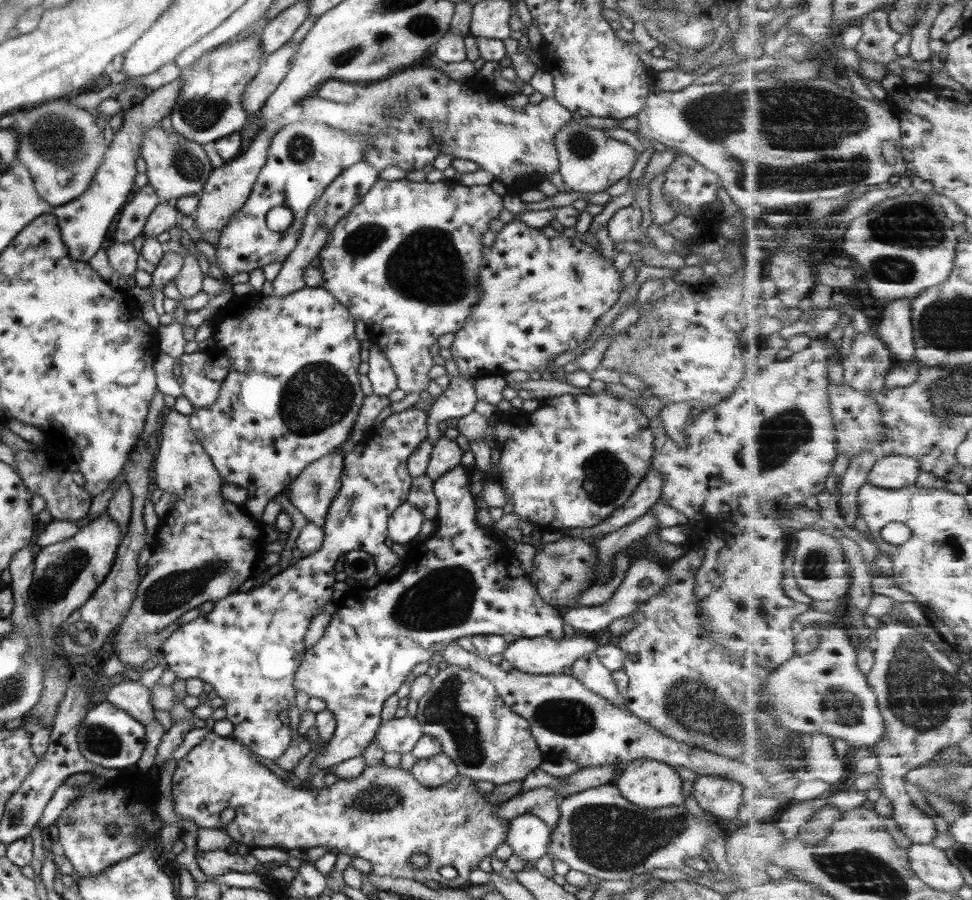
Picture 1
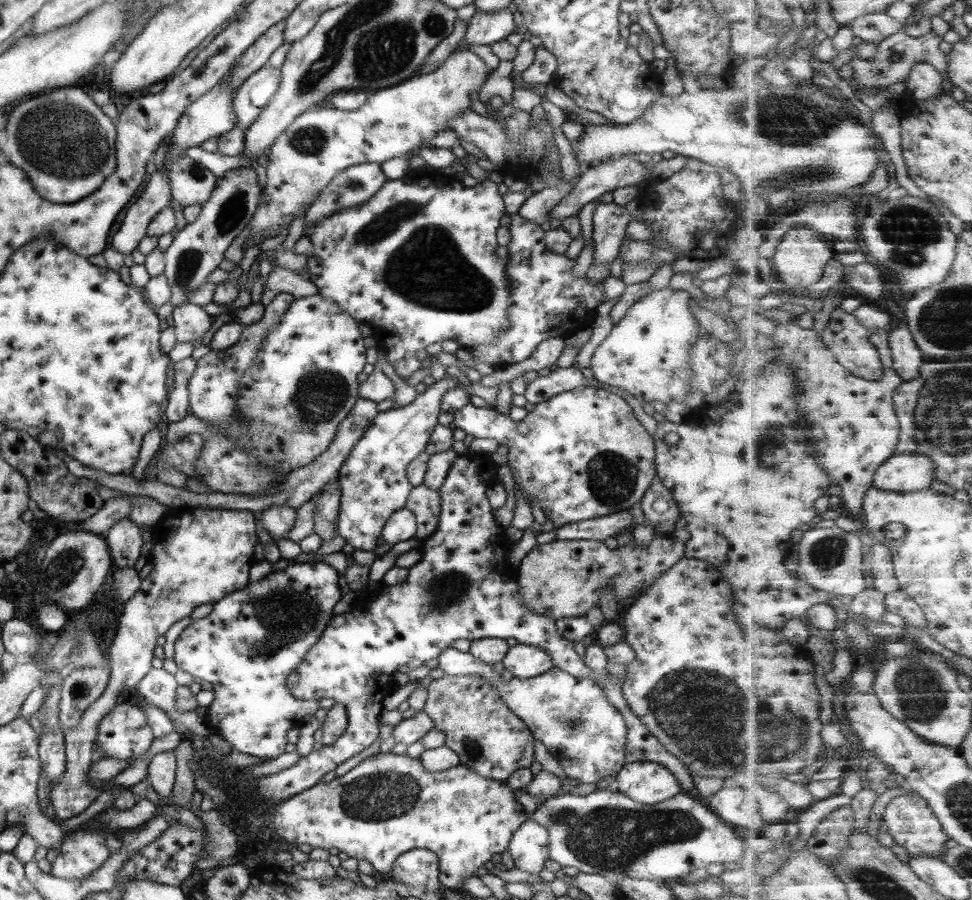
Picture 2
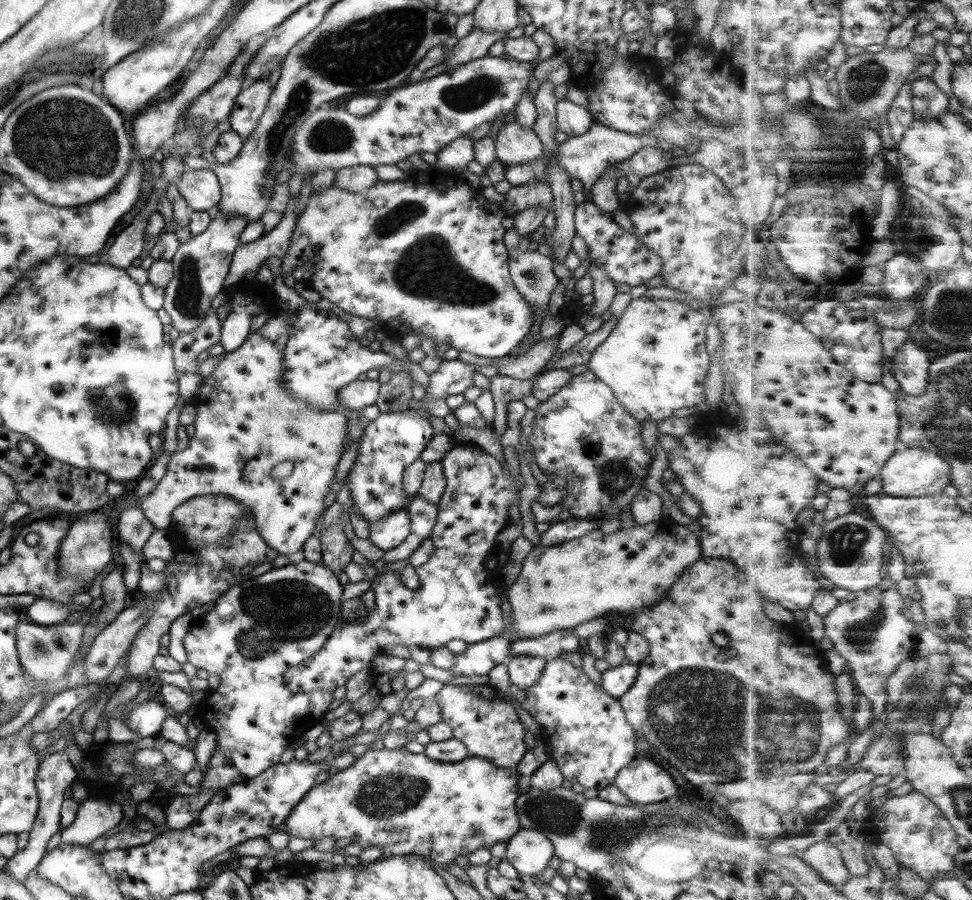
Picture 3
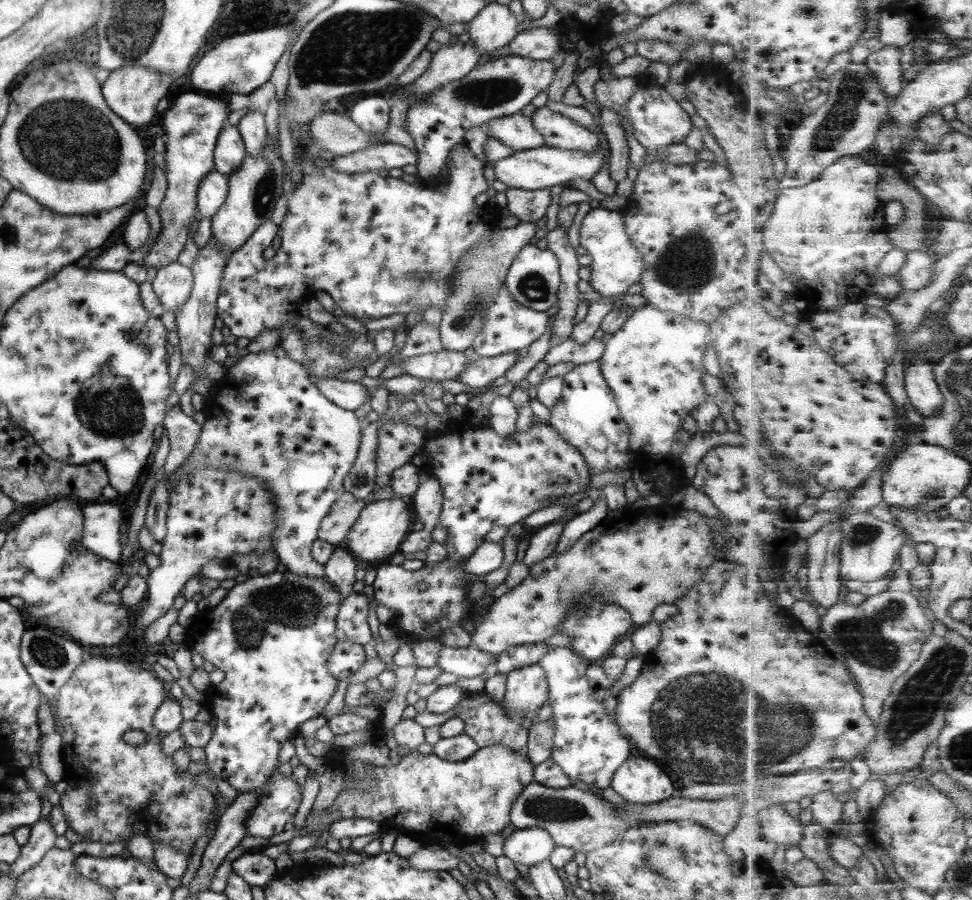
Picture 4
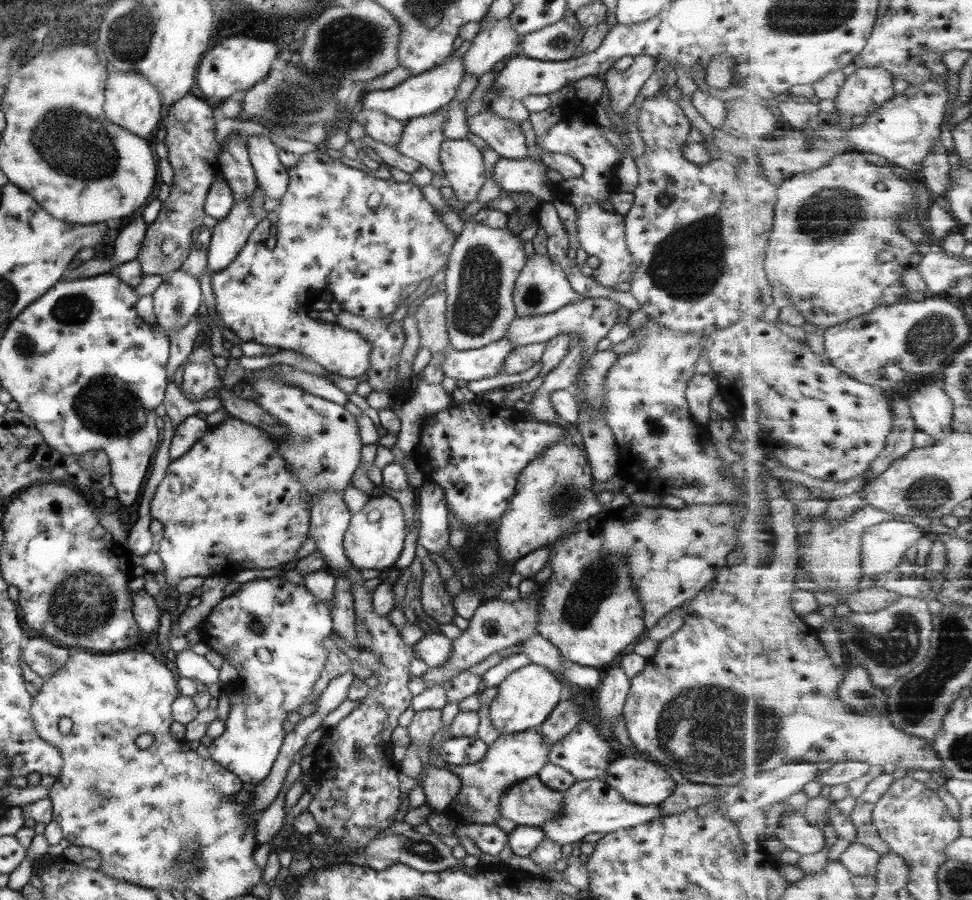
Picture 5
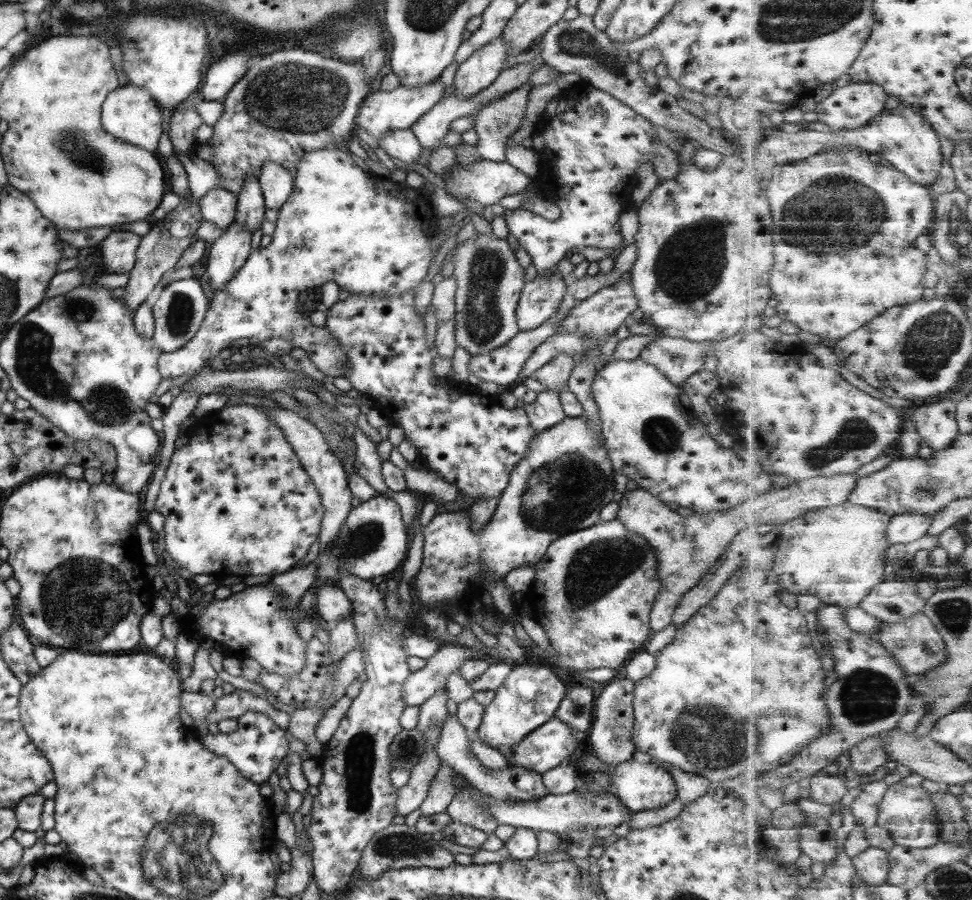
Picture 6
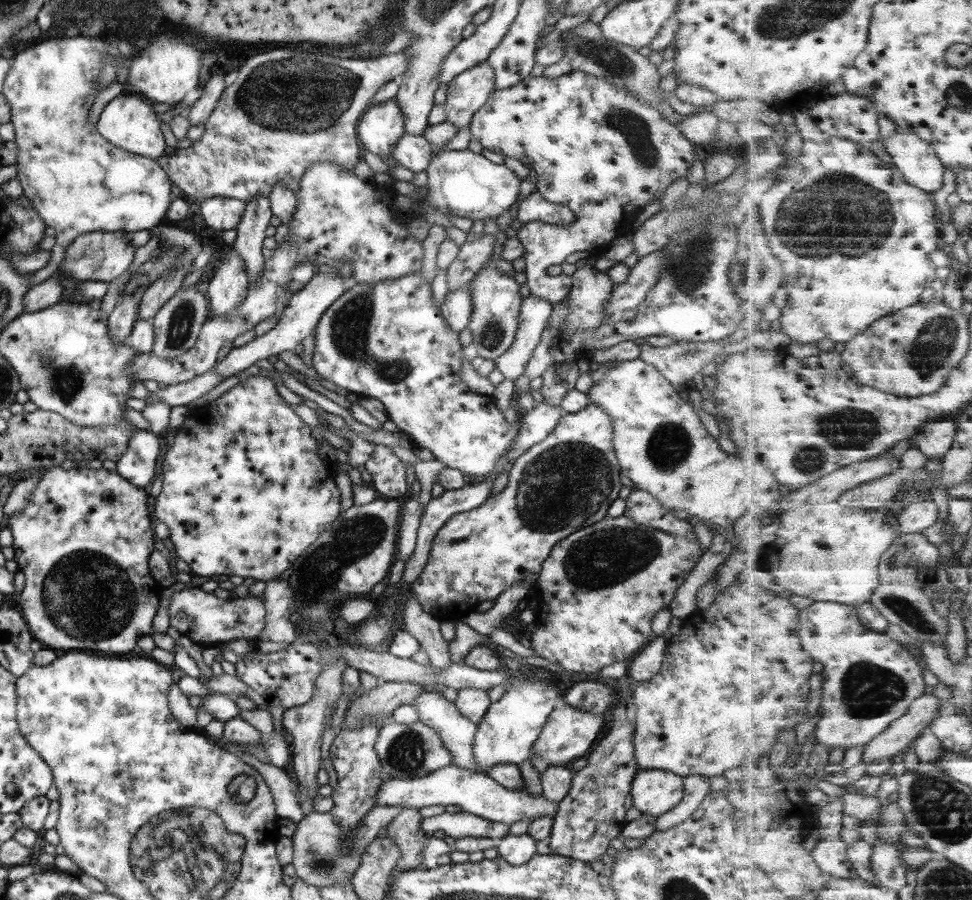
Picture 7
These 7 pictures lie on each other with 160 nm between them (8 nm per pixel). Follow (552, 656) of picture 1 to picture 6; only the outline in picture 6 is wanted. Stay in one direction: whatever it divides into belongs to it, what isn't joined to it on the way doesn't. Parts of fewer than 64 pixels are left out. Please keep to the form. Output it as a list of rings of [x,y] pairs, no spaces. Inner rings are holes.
[[[513,663],[501,686],[494,690],[491,702],[484,706],[481,723],[476,731],[477,736],[493,748],[497,748],[499,744],[511,748],[554,716],[564,694],[565,686],[550,667]]]

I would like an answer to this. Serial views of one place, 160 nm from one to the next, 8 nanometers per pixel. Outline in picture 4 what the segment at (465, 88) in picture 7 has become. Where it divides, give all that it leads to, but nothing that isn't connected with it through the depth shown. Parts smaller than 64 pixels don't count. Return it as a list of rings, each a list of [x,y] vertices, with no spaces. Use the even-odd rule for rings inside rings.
[[[495,1],[479,10],[479,14],[467,24],[469,42],[479,56],[507,46],[519,31],[519,24],[508,6]]]

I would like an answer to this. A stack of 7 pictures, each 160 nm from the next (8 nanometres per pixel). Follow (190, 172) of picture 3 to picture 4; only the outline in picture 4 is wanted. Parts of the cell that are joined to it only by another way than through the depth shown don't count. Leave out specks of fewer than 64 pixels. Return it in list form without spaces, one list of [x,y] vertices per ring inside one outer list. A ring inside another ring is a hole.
[[[214,168],[207,171],[198,182],[195,195],[196,212],[198,217],[211,217],[221,206],[227,194],[227,179],[225,175]]]

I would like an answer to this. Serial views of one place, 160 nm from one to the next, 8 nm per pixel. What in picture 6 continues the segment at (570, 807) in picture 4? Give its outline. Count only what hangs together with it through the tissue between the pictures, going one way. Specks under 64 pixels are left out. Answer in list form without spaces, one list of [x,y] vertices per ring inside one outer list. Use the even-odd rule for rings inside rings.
[[[455,716],[445,718],[441,725],[439,740],[435,745],[435,752],[441,762],[444,762],[455,774],[459,773],[476,790],[479,790],[492,800],[531,800],[541,798],[548,794],[548,790],[543,786],[542,778],[537,772],[526,770],[521,767],[503,767],[501,770],[491,770],[482,764],[468,751],[468,739],[465,729],[459,725]]]

